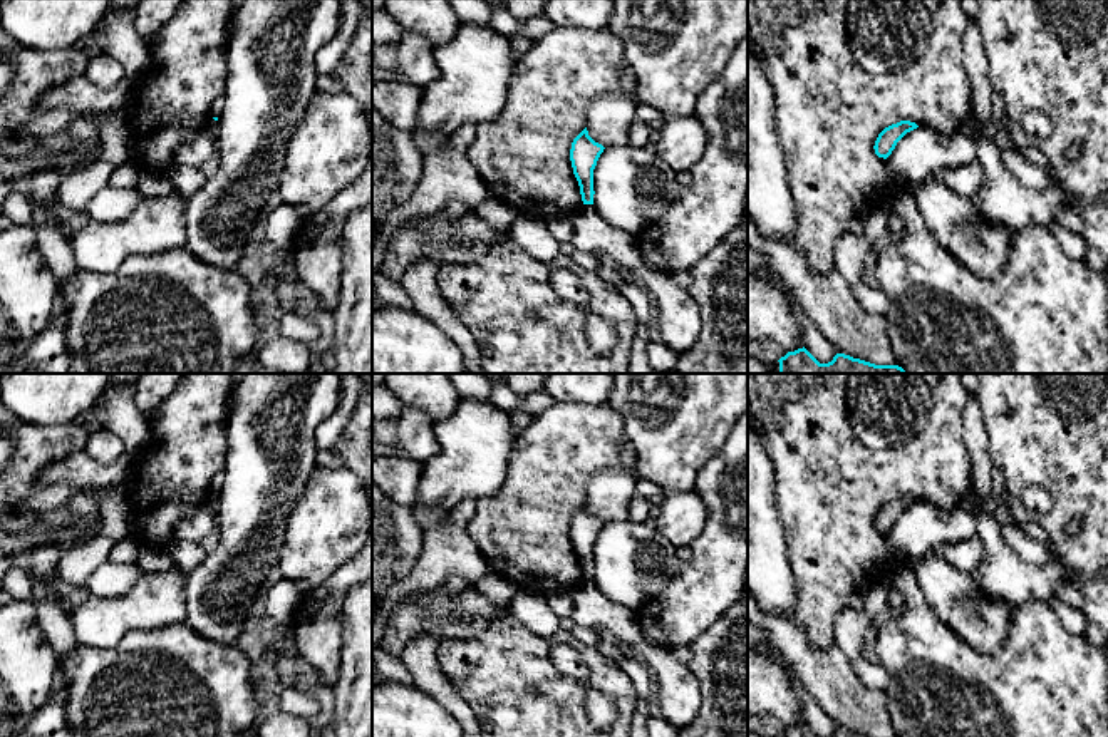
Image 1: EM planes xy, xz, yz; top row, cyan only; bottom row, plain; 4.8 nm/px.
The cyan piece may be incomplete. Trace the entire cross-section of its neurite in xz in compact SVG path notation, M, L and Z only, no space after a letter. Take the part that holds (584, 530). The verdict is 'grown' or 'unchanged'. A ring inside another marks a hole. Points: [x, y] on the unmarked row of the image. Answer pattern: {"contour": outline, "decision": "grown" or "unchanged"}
{"contour": "M587 502L572 518L570 536L583 580L593 580L593 544L603 524L588 511Z", "decision": "unchanged"}

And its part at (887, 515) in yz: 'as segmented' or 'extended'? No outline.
as segmented

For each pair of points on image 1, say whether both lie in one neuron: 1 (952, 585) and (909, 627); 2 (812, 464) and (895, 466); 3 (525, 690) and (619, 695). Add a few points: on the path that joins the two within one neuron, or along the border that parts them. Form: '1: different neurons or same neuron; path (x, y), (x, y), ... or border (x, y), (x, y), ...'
1: different neurons; border (914, 572), (914, 582), (927, 607), (957, 635)
2: same neuron; path (832, 466), (875, 466)
3: same neuron; path (548, 690), (579, 690), (585, 685), (595, 685)

